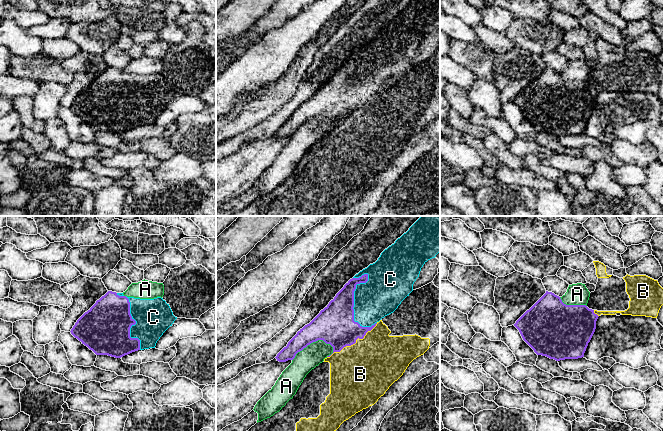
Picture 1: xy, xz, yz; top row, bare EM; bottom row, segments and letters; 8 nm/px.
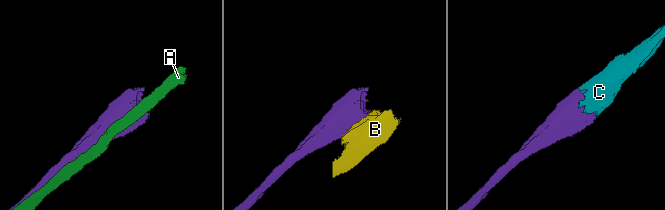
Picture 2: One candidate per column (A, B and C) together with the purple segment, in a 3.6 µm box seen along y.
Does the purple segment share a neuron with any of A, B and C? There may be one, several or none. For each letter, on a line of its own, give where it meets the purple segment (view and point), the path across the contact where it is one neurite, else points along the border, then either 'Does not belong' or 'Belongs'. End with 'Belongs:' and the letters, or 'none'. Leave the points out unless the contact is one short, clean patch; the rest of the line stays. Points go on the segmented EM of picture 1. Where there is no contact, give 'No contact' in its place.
A: Touches purple at xz (311, 342). Does not belong
B: Touches purple at xz (353, 343). Does not belong
C: Touches purple at xz (353, 301). Belongs
Belongs: C

